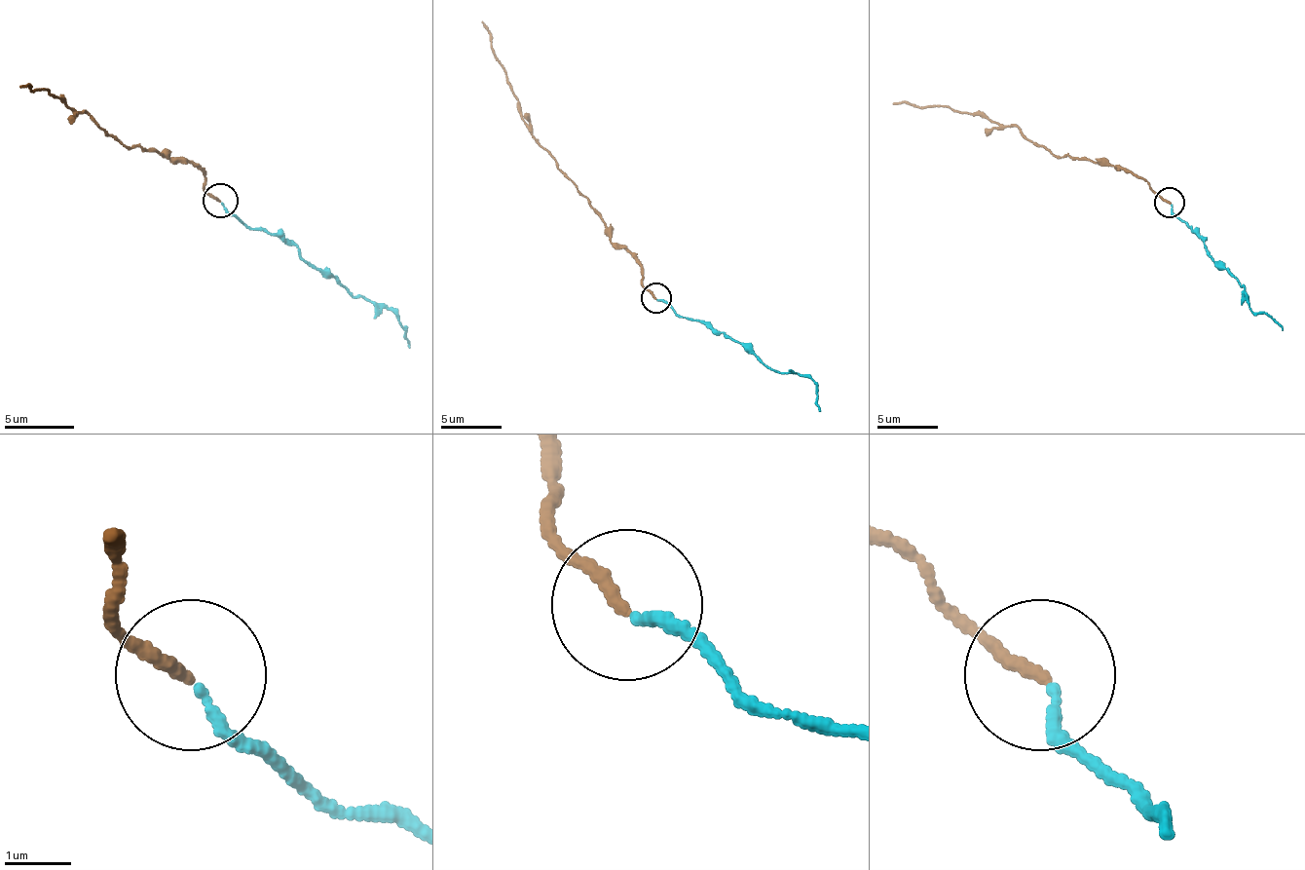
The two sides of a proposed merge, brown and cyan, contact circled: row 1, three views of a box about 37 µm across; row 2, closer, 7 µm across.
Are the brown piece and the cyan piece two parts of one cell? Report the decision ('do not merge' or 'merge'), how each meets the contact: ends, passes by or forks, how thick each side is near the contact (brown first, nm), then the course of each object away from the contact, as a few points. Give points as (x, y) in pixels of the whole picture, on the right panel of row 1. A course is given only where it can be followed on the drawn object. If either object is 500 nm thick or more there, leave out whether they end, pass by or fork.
merge; brown ends there; cyan ends there; 190 nm thick on the brown side, 150 nm on the other; brown runs (1168, 202), (1126, 169), (1054, 156), (1014, 126), (996, 126), (987, 117), (948, 108), (893, 105); cyan runs (1172, 205), (1211, 256), (1244, 286), (1255, 314), (1268, 314), (1283, 331)

